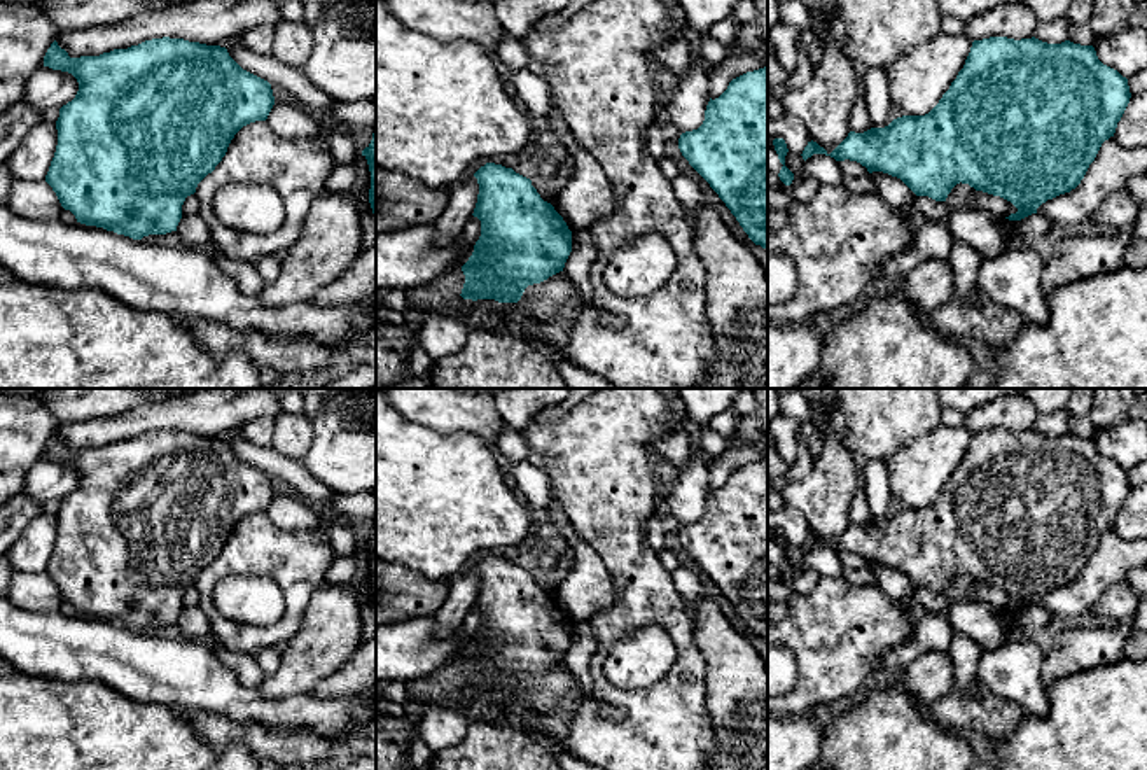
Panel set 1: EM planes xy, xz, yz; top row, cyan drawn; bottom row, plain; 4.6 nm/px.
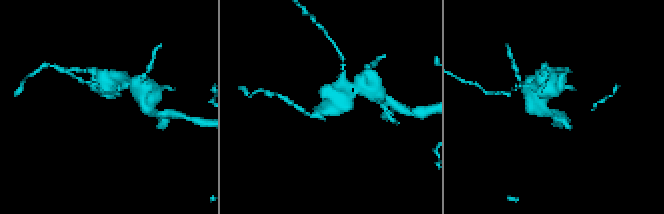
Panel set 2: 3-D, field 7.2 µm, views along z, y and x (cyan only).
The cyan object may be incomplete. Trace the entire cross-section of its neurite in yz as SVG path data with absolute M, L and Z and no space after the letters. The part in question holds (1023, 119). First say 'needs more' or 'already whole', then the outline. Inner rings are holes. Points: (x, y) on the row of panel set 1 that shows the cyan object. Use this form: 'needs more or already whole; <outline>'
already whole; M990 37L972 42L963 68L928 114L902 116L885 128L871 128L864 133L850 131L831 154L811 140L801 156L804 161L813 154L857 161L869 173L883 172L897 177L916 196L935 201L946 201L956 184L969 184L976 191L1011 201L1018 212L1005 219L1021 220L1037 214L1047 200L1070 192L1081 184L1102 144L1114 136L1130 98L1128 79L1103 65L1093 46L1070 40L1047 44L1035 37L1021 40Z

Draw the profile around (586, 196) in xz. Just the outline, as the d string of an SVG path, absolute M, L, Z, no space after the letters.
M574 142L567 152L574 156L574 172L553 206L574 233L610 215L614 194L603 170L580 144Z

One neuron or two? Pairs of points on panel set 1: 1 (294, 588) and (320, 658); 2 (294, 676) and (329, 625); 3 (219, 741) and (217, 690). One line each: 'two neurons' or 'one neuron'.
1: two neurons
2: one neuron
3: two neurons

